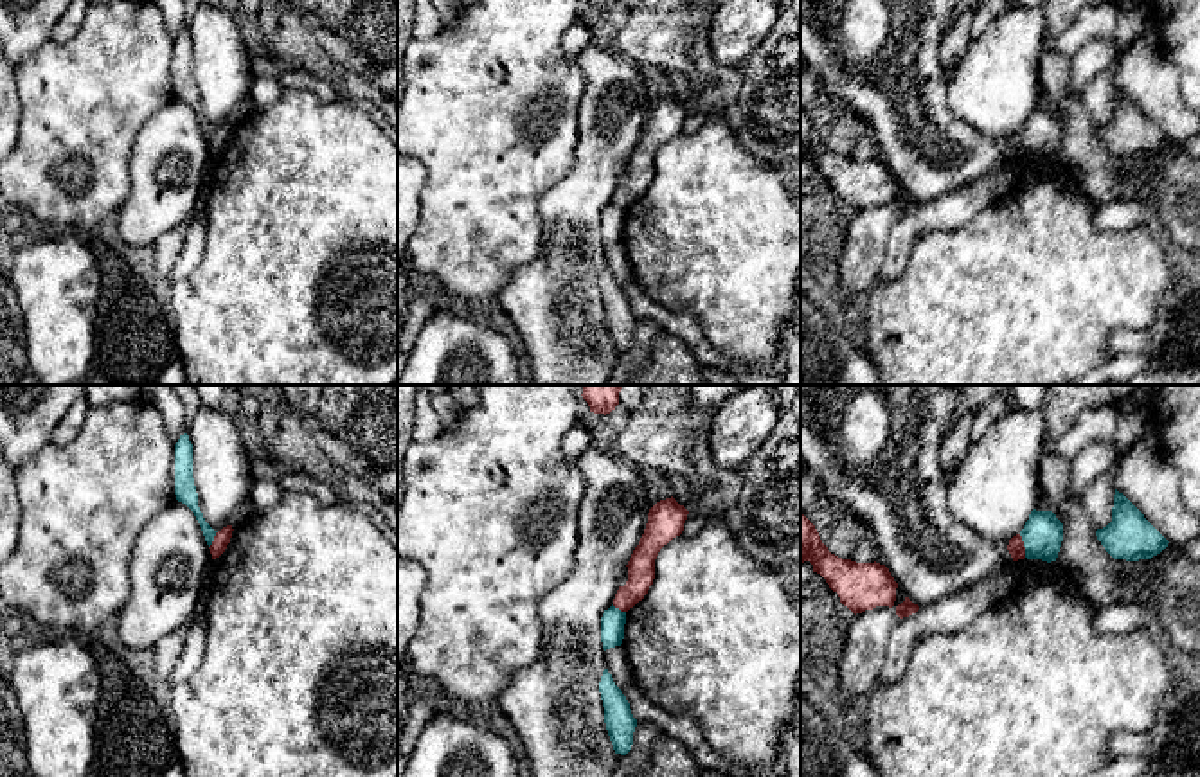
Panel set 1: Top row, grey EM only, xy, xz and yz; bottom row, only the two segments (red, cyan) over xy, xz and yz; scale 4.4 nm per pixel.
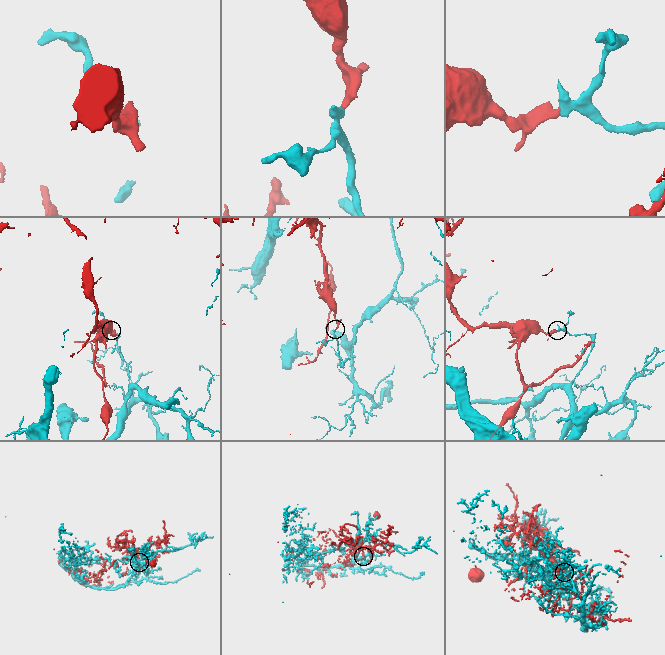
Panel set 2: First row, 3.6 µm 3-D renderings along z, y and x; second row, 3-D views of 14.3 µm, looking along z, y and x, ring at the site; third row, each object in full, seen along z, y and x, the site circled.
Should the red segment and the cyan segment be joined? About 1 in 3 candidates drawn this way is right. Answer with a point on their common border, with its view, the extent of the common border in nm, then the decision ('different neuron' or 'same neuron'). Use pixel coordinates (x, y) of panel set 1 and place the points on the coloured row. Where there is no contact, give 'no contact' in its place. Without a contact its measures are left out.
meets red in yz at (1022, 545); contact 110 nm long; different neuron

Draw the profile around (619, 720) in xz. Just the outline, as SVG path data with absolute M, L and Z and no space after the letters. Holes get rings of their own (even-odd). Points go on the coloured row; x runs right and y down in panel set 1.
M608 669L603 671L599 692L604 707L604 723L615 754L626 755L633 745L637 719L622 691L615 685Z

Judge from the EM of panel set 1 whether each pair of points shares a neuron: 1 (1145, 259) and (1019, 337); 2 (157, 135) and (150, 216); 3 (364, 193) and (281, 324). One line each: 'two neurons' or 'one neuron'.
1: one neuron
2: one neuron
3: one neuron

